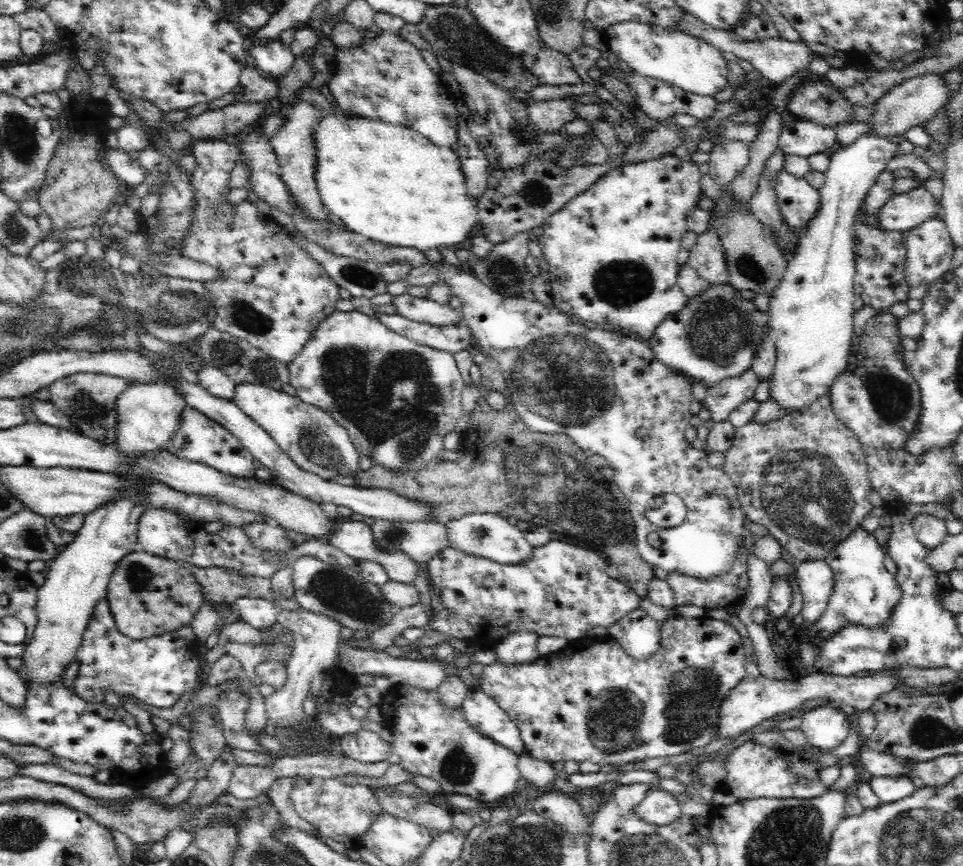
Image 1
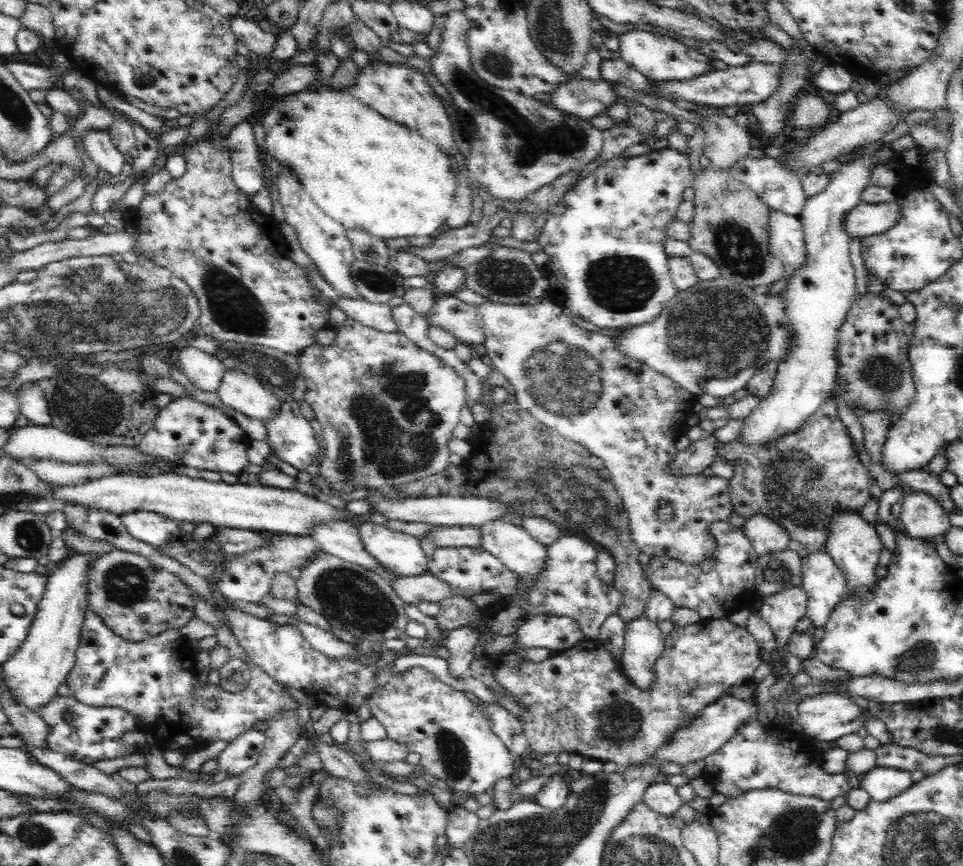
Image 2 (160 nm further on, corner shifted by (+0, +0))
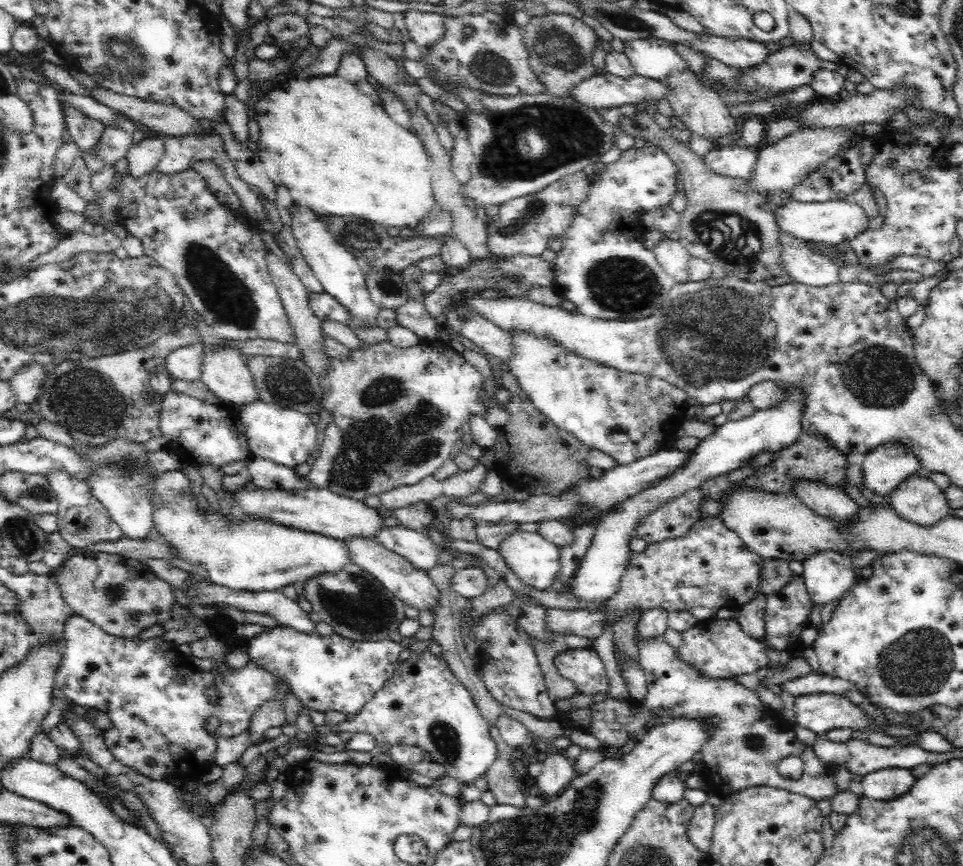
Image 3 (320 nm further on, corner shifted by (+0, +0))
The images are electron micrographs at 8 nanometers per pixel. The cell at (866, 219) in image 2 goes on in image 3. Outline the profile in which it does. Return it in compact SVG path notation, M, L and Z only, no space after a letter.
M790 198L780 207L772 207L780 234L786 233L798 240L827 245L849 242L866 230L869 219L856 203L829 201L824 203L797 202Z

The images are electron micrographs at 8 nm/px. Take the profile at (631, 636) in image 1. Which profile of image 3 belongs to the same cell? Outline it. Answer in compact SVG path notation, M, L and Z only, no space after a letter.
M665 637L637 639L639 664L644 669L645 680L648 686L648 696L643 705L654 712L659 722L667 723L672 719L694 718L706 725L708 738L702 746L702 764L712 772L708 780L716 788L716 792L722 792L722 796L740 792L753 786L778 787L792 793L801 794L815 801L824 800L837 793L834 785L833 772L820 761L814 752L812 745L794 742L794 733L784 730L780 726L770 726L770 708L762 701L762 693L759 690L750 690L730 679L712 679L701 670L695 670L693 666L683 662L679 658L677 649L672 648Z

